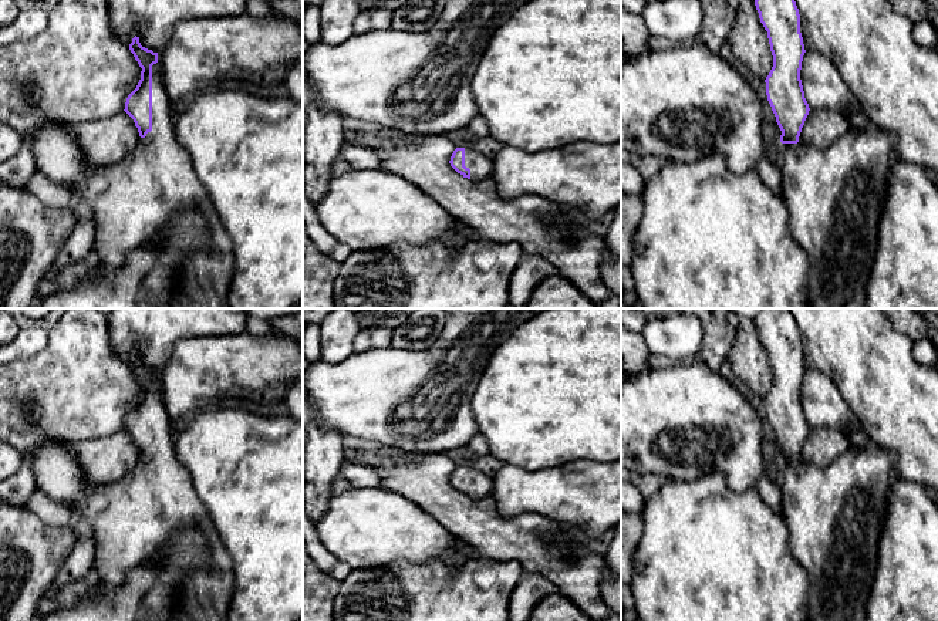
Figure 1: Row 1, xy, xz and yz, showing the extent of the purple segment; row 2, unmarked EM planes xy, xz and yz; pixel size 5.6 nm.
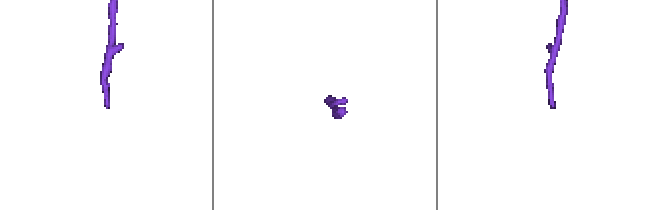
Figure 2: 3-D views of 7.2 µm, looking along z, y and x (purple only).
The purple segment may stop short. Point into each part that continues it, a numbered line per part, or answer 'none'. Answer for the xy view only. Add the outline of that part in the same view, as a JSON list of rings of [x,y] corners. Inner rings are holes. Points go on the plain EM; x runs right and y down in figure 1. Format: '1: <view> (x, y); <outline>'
1: xy (132, 520); [[[159,381],[152,384],[152,449],[139,456],[134,470],[118,482],[95,486],[84,480],[68,442],[48,436],[26,453],[33,458],[36,492],[45,502],[80,512],[91,524],[95,543],[94,561],[99,580],[121,587],[128,573],[145,564],[169,563],[168,544],[178,530],[196,527],[205,537],[205,558],[193,567],[176,590],[171,621],[229,621],[233,591],[233,563],[220,541],[207,509],[198,496],[192,477],[173,449],[172,421],[162,401]]]

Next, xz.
1: xz (481, 485); [[[465,468],[465,485],[470,487],[470,499],[483,499],[492,495],[493,477],[478,469]]]

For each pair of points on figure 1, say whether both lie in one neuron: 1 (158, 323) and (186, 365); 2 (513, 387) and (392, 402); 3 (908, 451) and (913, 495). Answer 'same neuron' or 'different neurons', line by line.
1: different neurons
2: different neurons
3: different neurons

